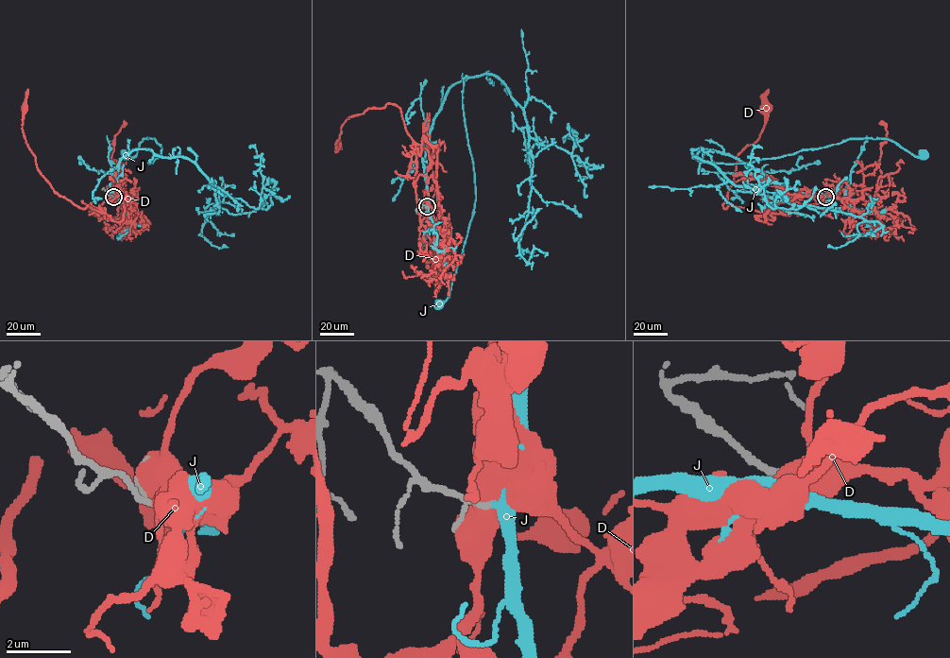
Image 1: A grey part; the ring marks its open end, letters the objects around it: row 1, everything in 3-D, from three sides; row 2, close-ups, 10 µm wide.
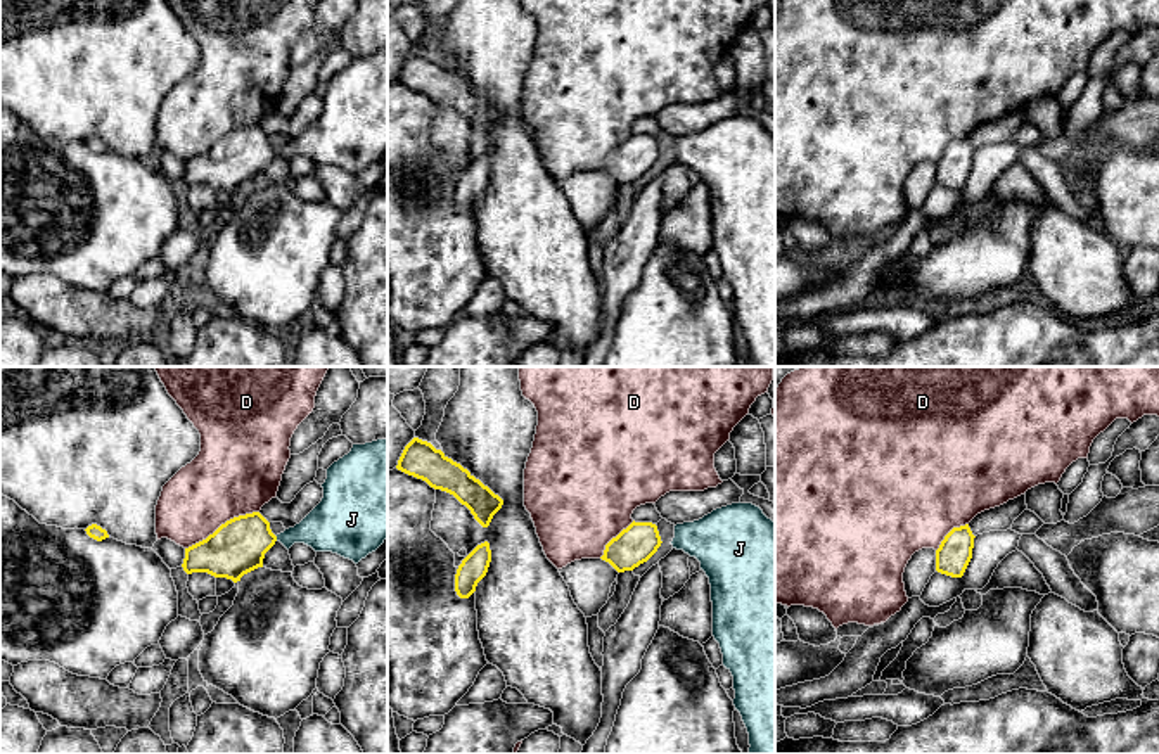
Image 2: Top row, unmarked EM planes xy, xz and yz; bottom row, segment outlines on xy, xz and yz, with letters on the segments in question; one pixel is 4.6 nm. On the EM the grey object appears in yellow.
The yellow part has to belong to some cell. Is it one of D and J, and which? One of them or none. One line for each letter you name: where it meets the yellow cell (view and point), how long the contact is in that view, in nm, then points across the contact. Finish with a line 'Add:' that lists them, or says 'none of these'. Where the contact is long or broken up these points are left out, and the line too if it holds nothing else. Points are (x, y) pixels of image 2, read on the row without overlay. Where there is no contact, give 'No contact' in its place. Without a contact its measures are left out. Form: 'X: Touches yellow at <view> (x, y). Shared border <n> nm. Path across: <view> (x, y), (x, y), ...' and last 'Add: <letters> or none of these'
J: Touches yellow at xy (275, 151). Shared border 30 nm. Path across: xy (237, 159), (246, 151), (275, 151), (327, 140)
Add: J

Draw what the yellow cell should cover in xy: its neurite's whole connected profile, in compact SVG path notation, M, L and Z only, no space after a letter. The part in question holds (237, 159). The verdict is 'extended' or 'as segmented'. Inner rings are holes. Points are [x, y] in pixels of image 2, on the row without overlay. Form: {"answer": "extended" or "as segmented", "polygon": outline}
{"answer": "extended", "polygon": "M387 52L353 57L351 64L327 81L322 114L294 140L273 147L270 135L259 126L246 126L221 137L206 152L185 161L183 183L208 185L234 195L258 180L265 166L280 154L287 163L304 156L315 164L332 164L358 176L387 150Z"}

